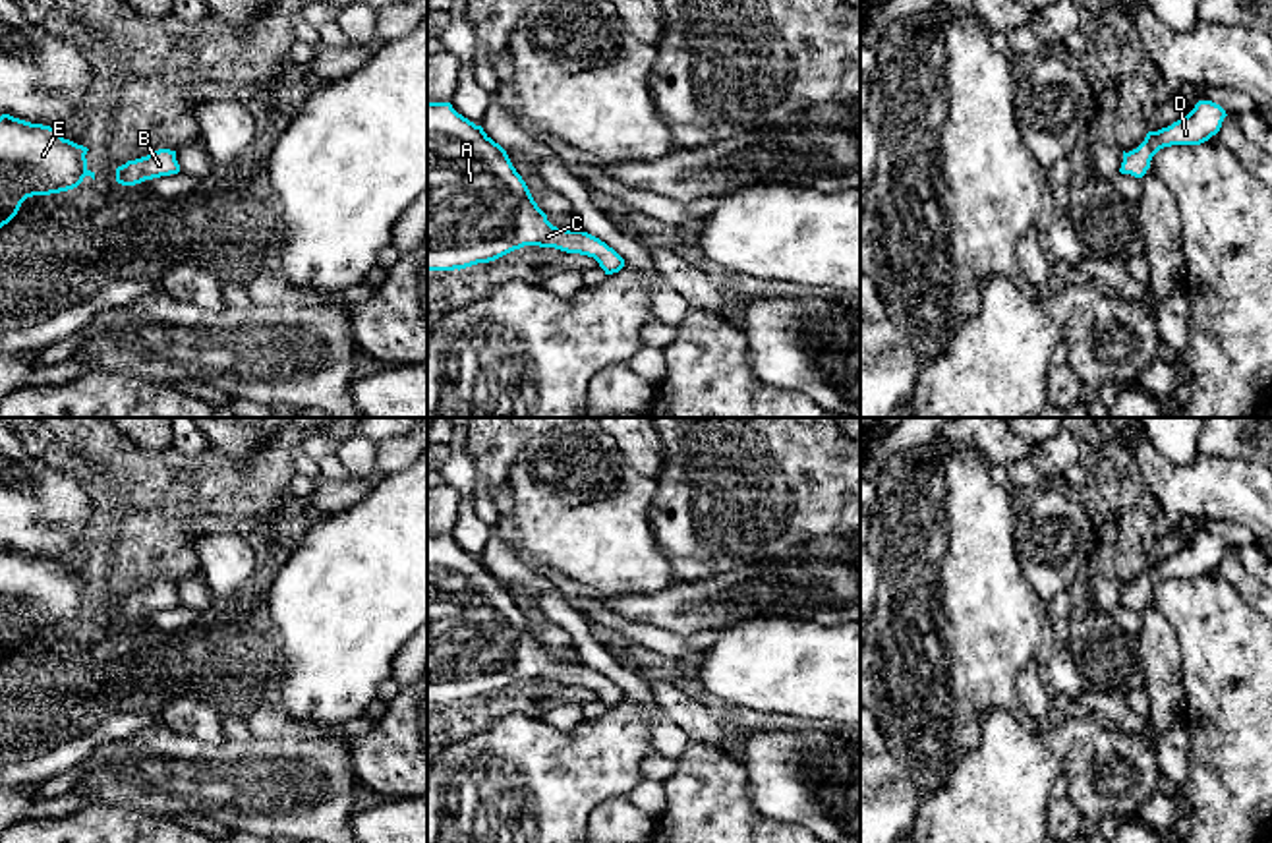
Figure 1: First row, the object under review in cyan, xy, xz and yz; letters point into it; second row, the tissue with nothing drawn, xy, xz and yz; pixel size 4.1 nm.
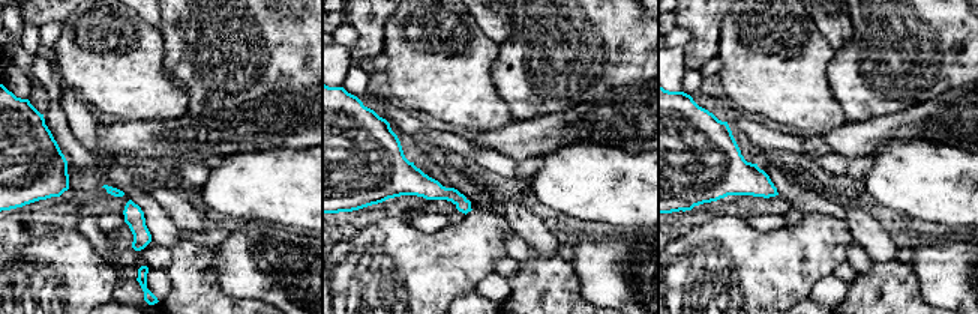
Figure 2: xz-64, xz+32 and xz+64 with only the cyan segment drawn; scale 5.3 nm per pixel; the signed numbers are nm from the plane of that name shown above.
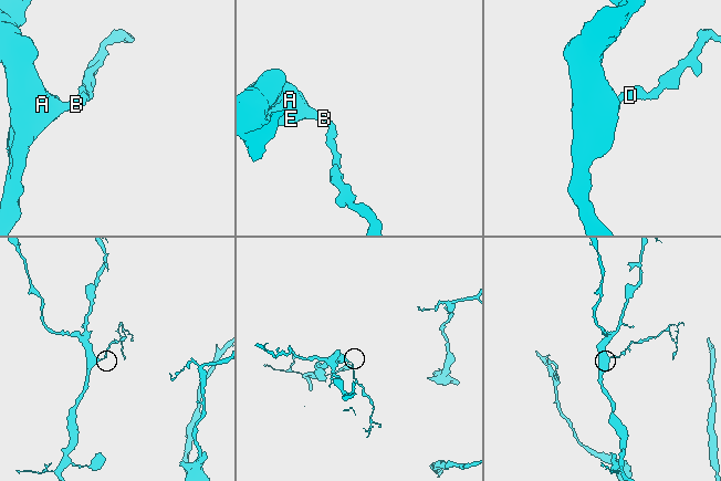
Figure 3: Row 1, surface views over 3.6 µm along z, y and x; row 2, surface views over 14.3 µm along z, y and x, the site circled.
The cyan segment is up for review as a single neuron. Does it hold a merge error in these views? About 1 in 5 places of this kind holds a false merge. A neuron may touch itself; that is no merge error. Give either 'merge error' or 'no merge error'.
no merge error

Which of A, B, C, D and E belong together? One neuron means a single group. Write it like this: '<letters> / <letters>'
A B C D E

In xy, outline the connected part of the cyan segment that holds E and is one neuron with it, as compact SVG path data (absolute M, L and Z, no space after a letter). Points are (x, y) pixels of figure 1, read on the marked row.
M10 114L0 116L0 228L33 195L50 195L77 188L85 176L95 180L87 168L87 147L64 139L54 128L31 124Z

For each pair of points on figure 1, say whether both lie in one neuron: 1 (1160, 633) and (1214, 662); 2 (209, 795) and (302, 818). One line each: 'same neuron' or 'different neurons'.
1: different neurons
2: same neuron

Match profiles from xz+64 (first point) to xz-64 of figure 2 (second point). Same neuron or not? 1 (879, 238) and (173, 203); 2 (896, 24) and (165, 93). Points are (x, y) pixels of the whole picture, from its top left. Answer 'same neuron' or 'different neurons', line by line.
1: same neuron
2: different neurons

